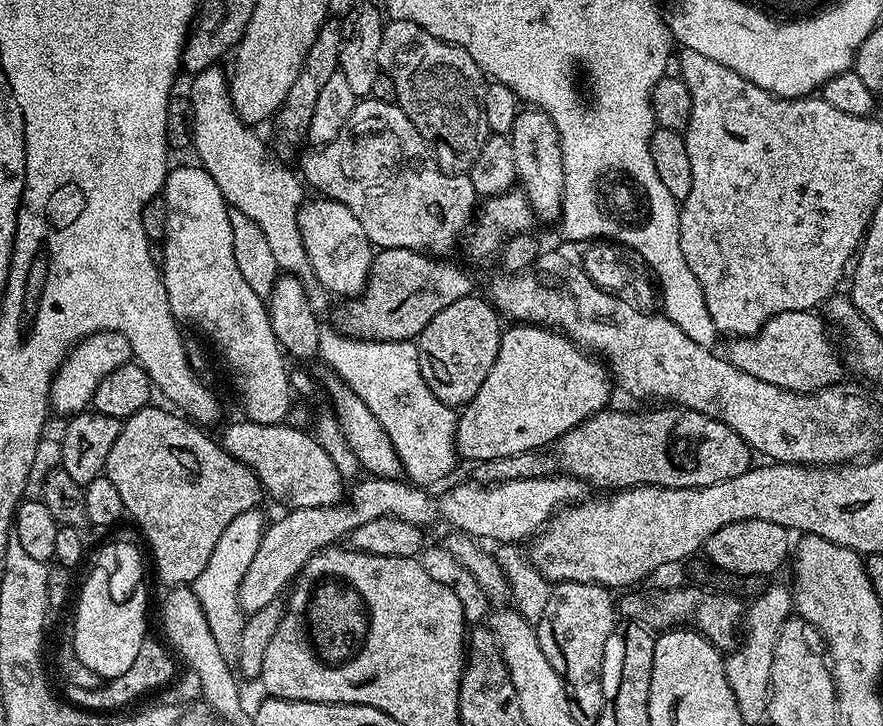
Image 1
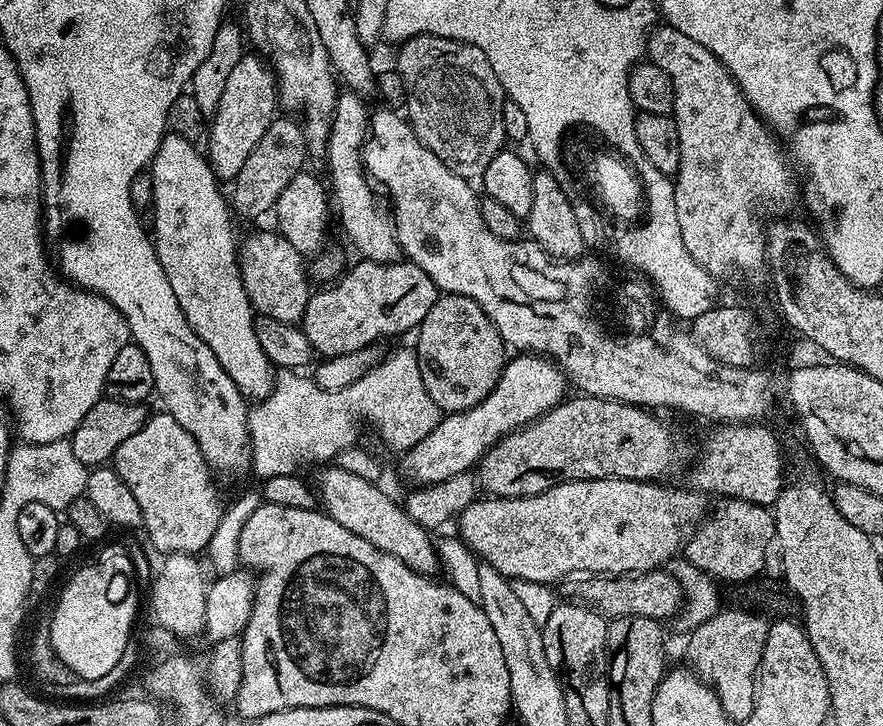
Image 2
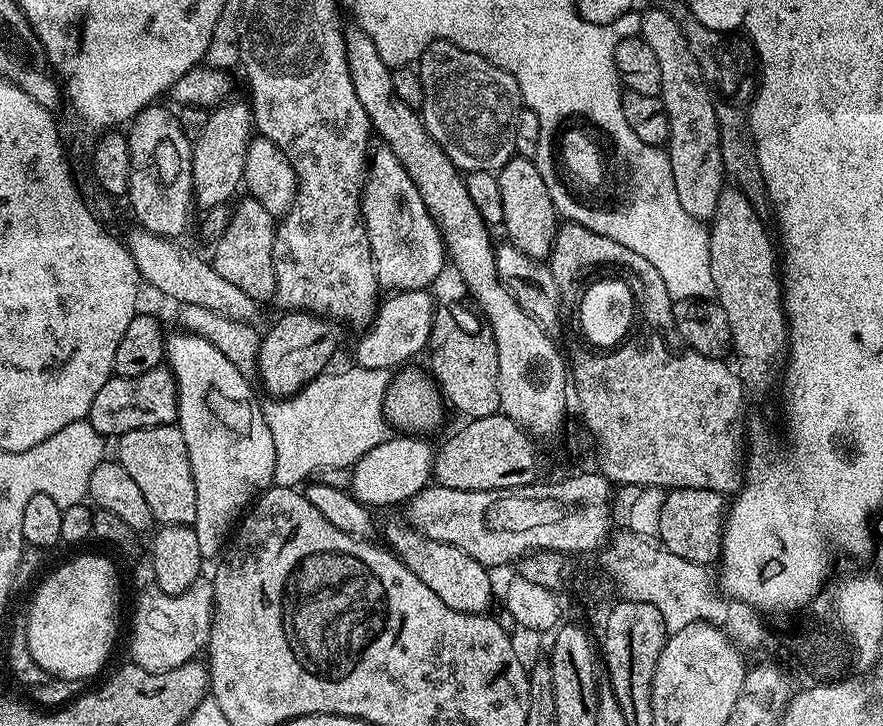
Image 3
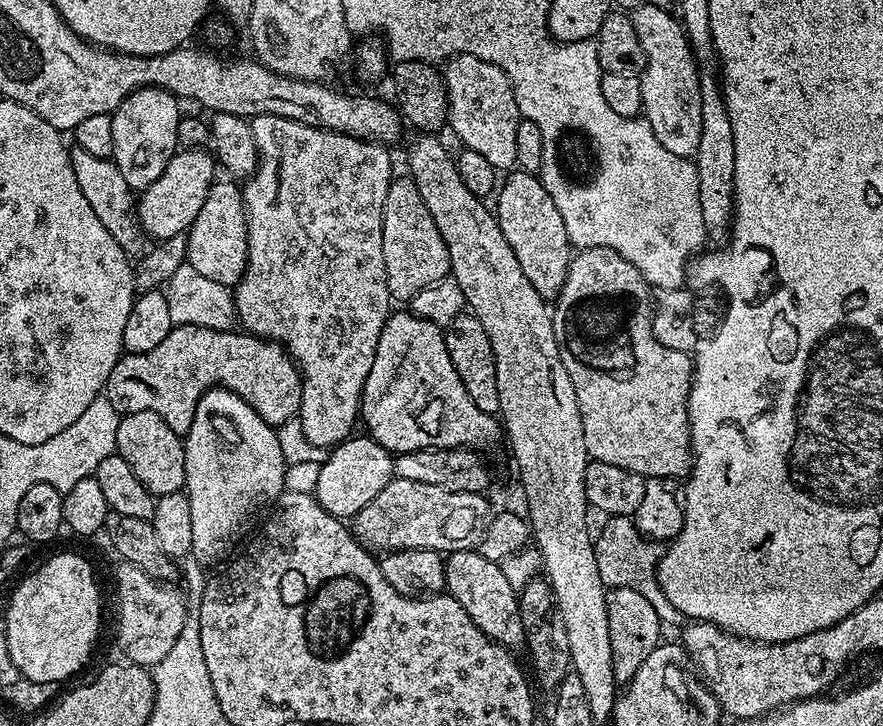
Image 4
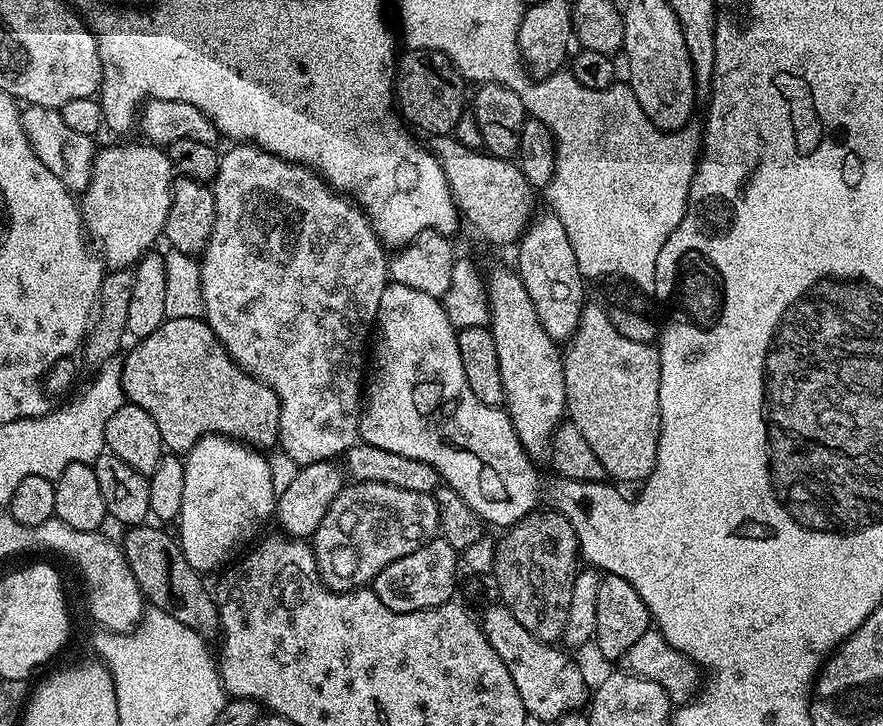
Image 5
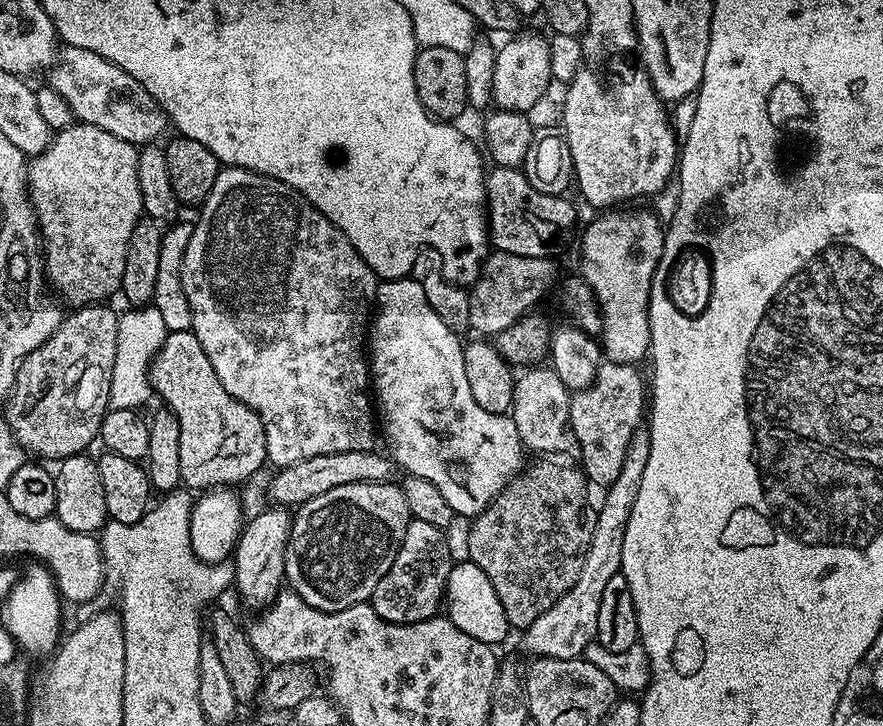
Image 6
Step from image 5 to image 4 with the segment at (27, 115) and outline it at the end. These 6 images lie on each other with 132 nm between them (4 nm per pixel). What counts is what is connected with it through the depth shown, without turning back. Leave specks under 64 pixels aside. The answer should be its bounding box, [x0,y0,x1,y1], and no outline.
[70,147,148,256]

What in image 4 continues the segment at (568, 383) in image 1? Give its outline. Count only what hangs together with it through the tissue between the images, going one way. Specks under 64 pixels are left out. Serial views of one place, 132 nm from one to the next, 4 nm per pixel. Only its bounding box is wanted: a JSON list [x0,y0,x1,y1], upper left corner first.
[314,434,394,518]

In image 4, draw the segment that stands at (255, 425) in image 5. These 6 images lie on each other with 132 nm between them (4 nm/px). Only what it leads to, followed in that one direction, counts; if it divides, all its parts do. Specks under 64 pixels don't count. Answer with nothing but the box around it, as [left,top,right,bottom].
[103,324,302,438]

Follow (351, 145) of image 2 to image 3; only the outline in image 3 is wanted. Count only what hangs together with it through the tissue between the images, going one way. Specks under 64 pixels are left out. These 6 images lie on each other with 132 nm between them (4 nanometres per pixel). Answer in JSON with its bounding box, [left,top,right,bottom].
[360,142,446,293]

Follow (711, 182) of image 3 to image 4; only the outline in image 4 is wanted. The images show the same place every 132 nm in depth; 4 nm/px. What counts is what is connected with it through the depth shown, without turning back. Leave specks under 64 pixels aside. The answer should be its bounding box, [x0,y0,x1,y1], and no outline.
[630,6,700,158]

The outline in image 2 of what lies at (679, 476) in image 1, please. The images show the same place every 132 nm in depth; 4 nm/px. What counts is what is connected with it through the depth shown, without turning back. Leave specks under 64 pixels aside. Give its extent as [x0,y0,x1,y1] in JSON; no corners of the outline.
[478,394,694,498]

